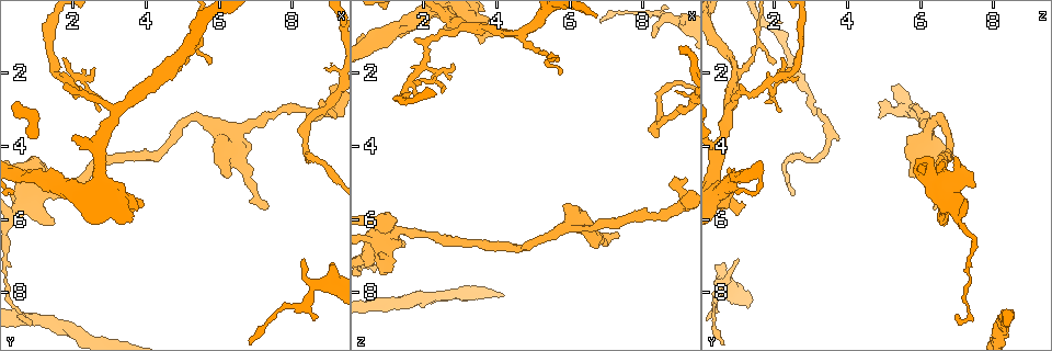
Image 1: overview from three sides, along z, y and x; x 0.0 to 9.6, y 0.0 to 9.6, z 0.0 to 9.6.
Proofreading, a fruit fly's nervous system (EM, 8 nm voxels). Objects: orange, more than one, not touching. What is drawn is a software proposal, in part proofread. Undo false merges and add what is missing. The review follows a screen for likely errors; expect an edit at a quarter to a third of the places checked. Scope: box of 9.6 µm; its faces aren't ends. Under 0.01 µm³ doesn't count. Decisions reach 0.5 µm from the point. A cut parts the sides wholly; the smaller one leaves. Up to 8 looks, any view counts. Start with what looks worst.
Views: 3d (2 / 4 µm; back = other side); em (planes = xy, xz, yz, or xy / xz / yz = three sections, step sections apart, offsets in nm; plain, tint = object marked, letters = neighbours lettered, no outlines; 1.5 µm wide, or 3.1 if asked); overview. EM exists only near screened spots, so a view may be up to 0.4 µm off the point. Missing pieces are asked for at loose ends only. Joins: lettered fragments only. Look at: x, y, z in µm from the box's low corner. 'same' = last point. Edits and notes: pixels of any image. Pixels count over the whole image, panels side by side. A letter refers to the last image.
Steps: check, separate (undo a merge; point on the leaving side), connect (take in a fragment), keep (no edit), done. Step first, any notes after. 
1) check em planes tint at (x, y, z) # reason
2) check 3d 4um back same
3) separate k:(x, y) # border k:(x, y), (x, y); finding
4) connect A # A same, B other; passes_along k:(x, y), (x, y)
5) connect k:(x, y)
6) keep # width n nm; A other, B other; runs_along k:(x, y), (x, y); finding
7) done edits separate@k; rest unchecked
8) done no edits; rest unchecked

check em xy step 4 tint at (1.35, 6.20, 6.70) # an open end

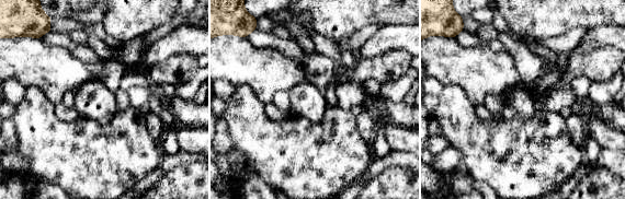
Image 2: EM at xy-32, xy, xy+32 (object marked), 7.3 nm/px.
check em xz step 8 letters same # cut it another way

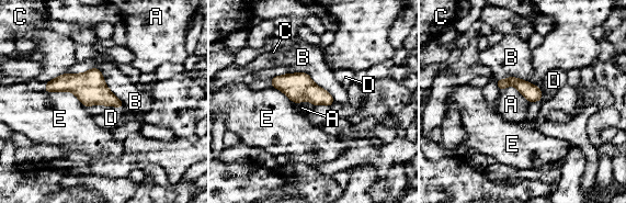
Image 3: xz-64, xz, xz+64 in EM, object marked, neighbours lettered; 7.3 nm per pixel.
keep # A other, B other, C other, D other, E other; border 3:(500, 90), (513, 86), (531, 102); none of them fits

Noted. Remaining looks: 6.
check em planes tint at (8.50, 4.30, 2.50) # sharp bend

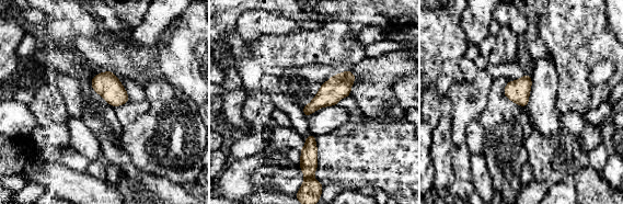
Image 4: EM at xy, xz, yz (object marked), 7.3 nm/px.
check em planes letters same

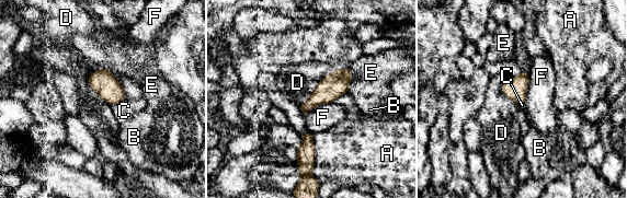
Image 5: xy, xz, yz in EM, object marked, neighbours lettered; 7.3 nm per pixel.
keep # A other, B other, C other, D other, E other, F other; border 5:(346, 67), (328, 73), (299, 105); continuous, no second neuron

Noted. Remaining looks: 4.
check em planes letters at (8.30, 7.15, 1.00) # free end

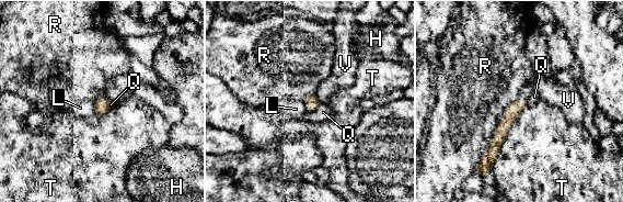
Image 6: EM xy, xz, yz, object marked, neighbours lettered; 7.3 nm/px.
keep # H other, L other, Q other, R other, T other, V other; border 6:(93, 101), (94, 112); none of them fits

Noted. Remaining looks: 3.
done no edits; rest unchecked

